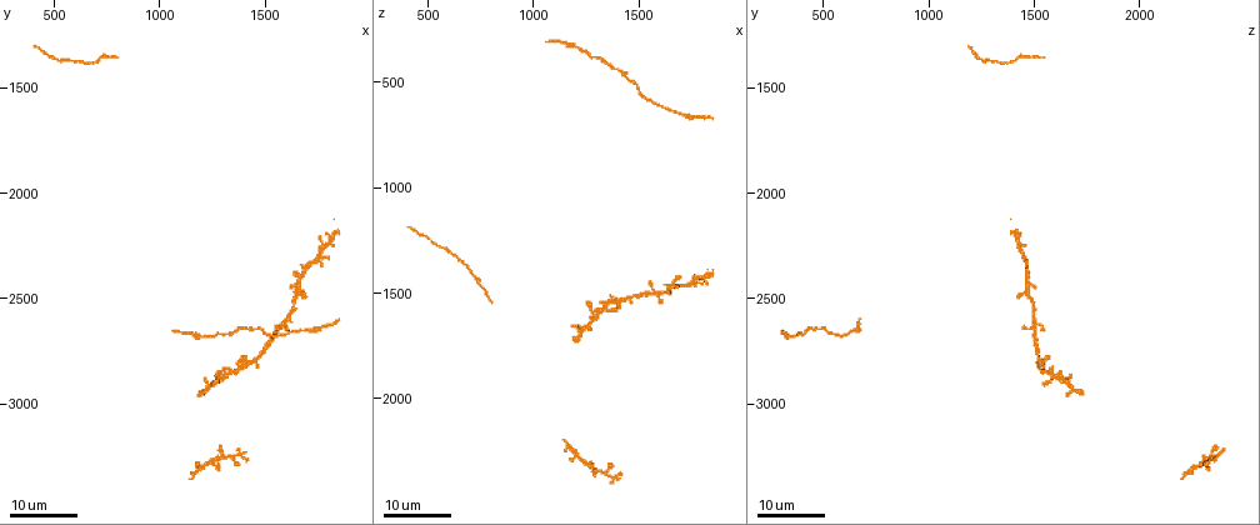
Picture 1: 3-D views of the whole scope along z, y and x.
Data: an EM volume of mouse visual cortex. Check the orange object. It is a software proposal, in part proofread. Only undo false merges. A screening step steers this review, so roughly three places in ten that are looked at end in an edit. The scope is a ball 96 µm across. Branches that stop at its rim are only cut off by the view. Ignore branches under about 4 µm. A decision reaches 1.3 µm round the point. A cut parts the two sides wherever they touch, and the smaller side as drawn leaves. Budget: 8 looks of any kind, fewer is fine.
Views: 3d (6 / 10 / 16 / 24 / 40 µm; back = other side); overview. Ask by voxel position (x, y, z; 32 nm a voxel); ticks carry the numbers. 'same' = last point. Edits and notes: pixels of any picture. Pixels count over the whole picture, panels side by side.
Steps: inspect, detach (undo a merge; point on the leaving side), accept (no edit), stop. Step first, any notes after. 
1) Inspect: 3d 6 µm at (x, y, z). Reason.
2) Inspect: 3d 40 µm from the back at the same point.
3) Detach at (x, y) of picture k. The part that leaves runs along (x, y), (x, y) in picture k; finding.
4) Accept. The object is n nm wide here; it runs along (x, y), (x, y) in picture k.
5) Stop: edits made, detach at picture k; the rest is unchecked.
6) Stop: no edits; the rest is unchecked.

Inspect: 3d 24 µm at (1660, 2480, 1450). Arms part here.

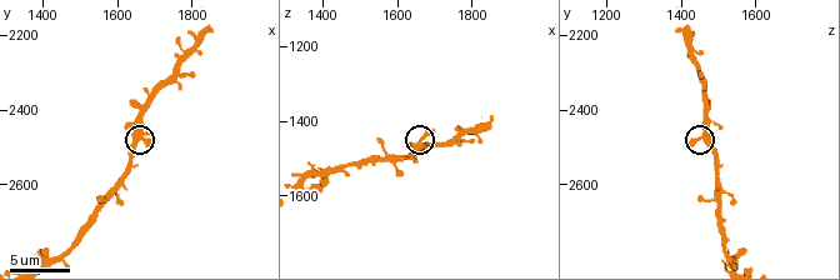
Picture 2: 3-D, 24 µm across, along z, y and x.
Inspect: 3d 10 µm at (1670, 2470, 1450).

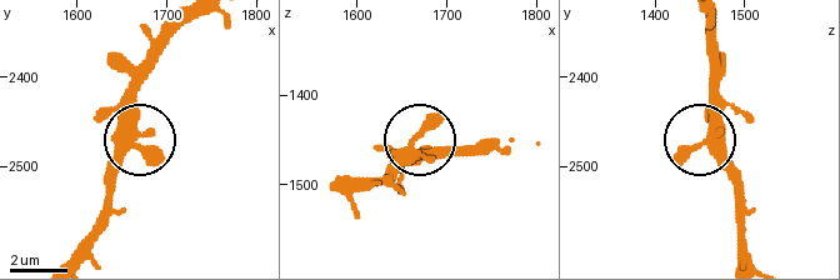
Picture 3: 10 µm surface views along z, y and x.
Accept. 3 arms meet here; it runs along (480, 144), (413, 146), (389, 178) in picture 3; continuous, no second neuron.

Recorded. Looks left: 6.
Inspect: 3d 6 µm at (1750, 2310, 1450). Arms part here.

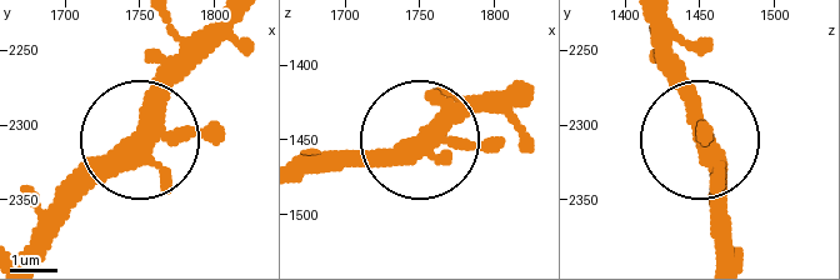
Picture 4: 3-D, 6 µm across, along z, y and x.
Accept. Continuous, no second neuron.

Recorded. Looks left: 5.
Inspect: 3d 16 µm at (1270, 2890, 1640). Narrows sharply.

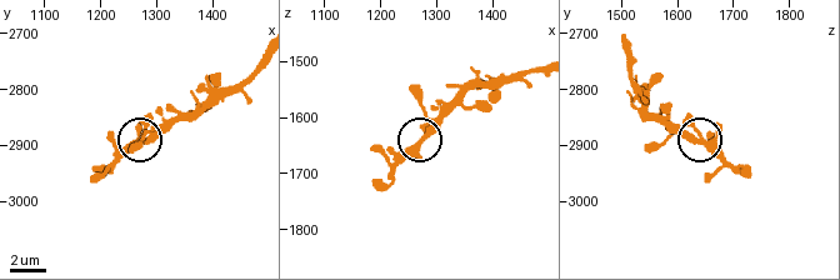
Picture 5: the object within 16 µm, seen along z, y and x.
Inspect: 3d 10 µm at (1275, 2890, 1640).

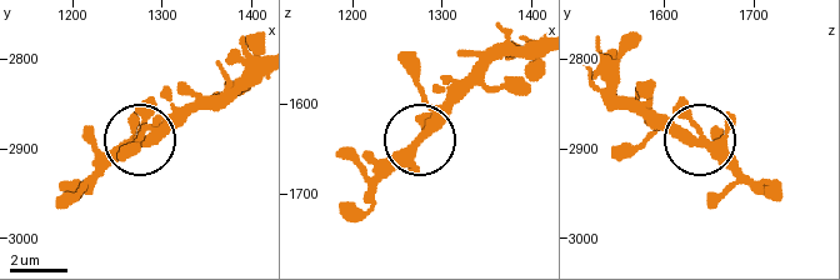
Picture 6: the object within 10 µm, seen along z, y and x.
Accept. The object is 290 nm wide here; it runs along (603, 55), (618, 96), (674, 120), (751, 189) in picture 6; continuous, no second neuron.

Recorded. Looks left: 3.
Inspect: 3d 16 µm at (1400, 2630, 430). A narrow waist.

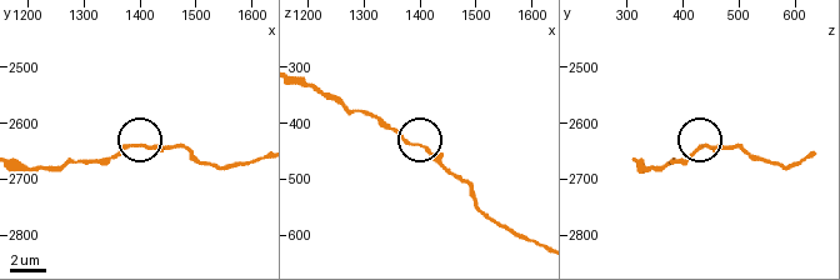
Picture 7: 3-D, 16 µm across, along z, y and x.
Inspect: 3d 10 µm at (1395, 2635, 440).

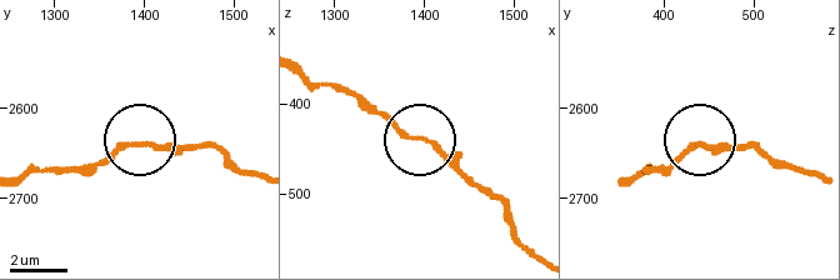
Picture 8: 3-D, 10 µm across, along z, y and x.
Inspect: 3d 10 µm from the back at (1395, 2640, 440).

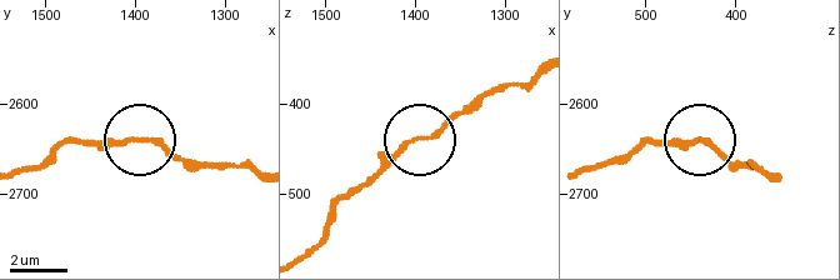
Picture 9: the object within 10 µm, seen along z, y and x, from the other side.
Accept. Continuous, no second neuron.

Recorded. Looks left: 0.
Stop: no edits; the rest is unchecked.

